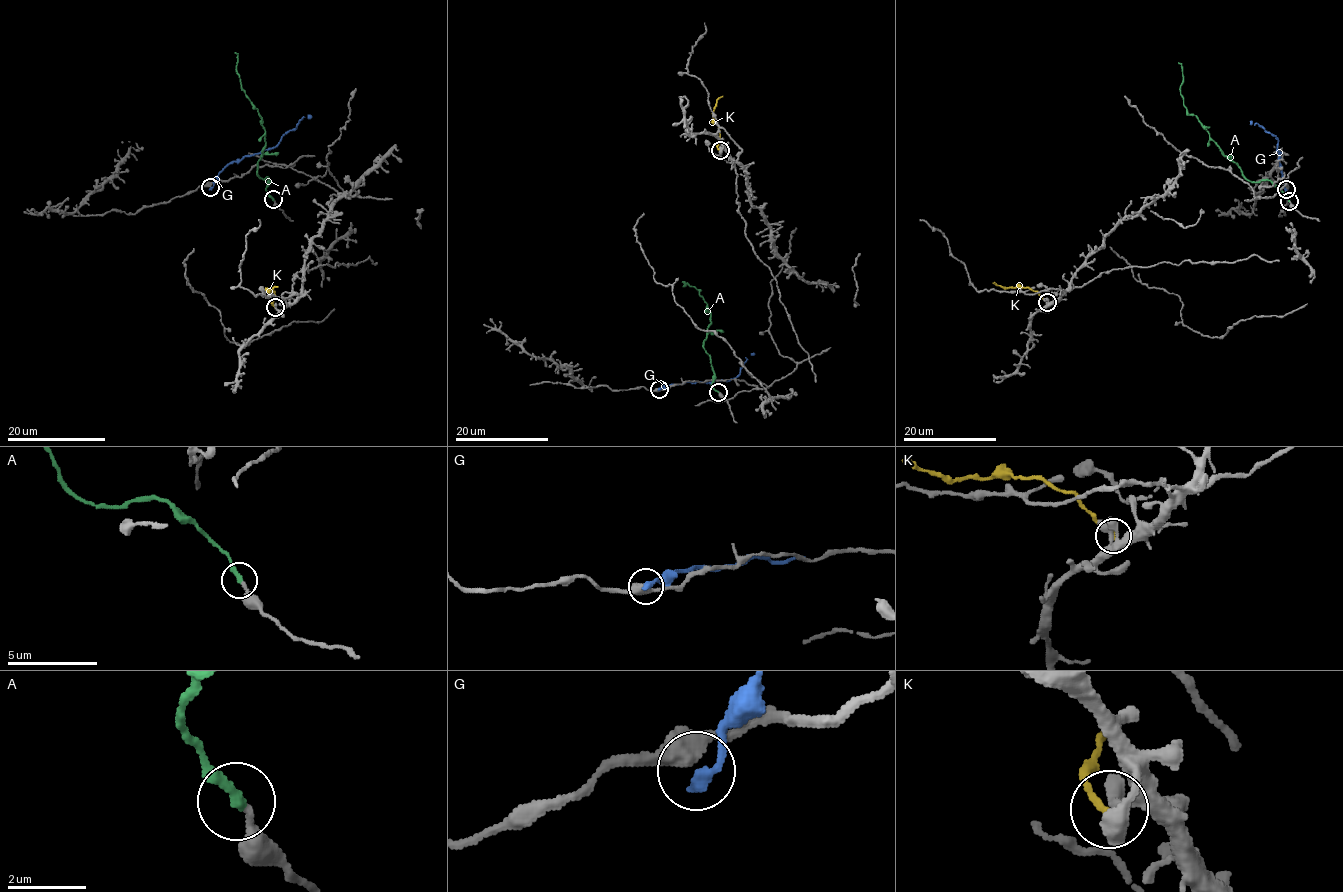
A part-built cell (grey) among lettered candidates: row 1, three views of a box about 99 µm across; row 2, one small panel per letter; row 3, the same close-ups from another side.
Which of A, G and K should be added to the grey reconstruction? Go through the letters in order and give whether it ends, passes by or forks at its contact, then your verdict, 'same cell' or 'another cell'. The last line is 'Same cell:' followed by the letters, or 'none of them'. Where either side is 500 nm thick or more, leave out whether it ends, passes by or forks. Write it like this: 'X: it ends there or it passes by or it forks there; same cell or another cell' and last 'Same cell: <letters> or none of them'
A: it ends there; same cell
G: it ends there; another cell
K: it ends there; another cell
Same cell: A

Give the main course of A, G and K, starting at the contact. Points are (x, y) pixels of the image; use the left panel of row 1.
A: (273, 199), (266, 189), (268, 178), (257, 173), (266, 145), (264, 130), (258, 111), (241, 86), (235, 53)
G: (210, 187), (226, 166), (272, 149), (304, 117), (311, 117)
K: (274, 307), (274, 291), (267, 291), (278, 287)

